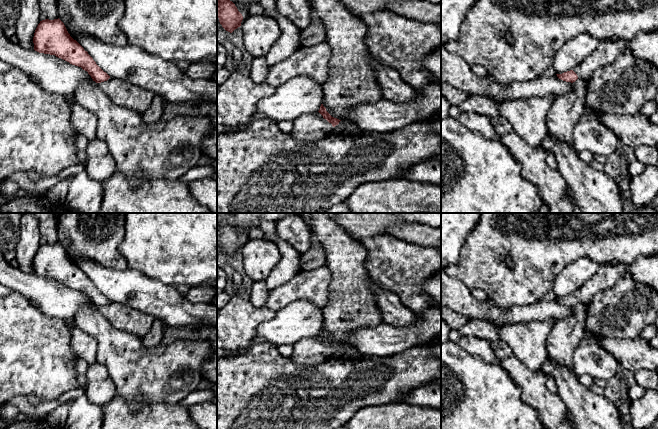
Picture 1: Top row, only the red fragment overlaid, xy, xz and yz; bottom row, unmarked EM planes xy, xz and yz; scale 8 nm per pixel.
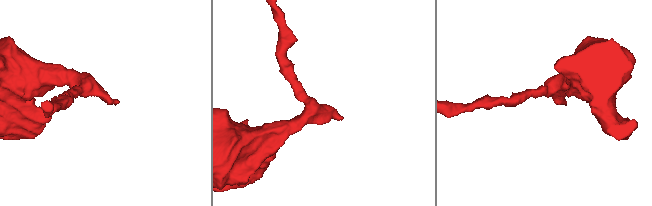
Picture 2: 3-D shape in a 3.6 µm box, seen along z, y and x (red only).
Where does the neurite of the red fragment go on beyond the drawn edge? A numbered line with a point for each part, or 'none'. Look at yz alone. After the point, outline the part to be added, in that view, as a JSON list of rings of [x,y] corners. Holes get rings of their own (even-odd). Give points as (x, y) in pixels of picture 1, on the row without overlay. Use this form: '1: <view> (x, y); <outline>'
1: yz (607, 276); [[[602,264],[591,278],[573,292],[573,295],[578,302],[588,306],[597,293],[613,287],[628,271],[629,266],[624,264],[614,266]]]

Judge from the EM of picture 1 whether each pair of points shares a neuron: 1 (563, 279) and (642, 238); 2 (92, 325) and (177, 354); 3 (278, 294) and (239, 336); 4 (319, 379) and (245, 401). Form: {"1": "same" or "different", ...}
{"1": "different", "2": "same", "3": "different", "4": "same"}

